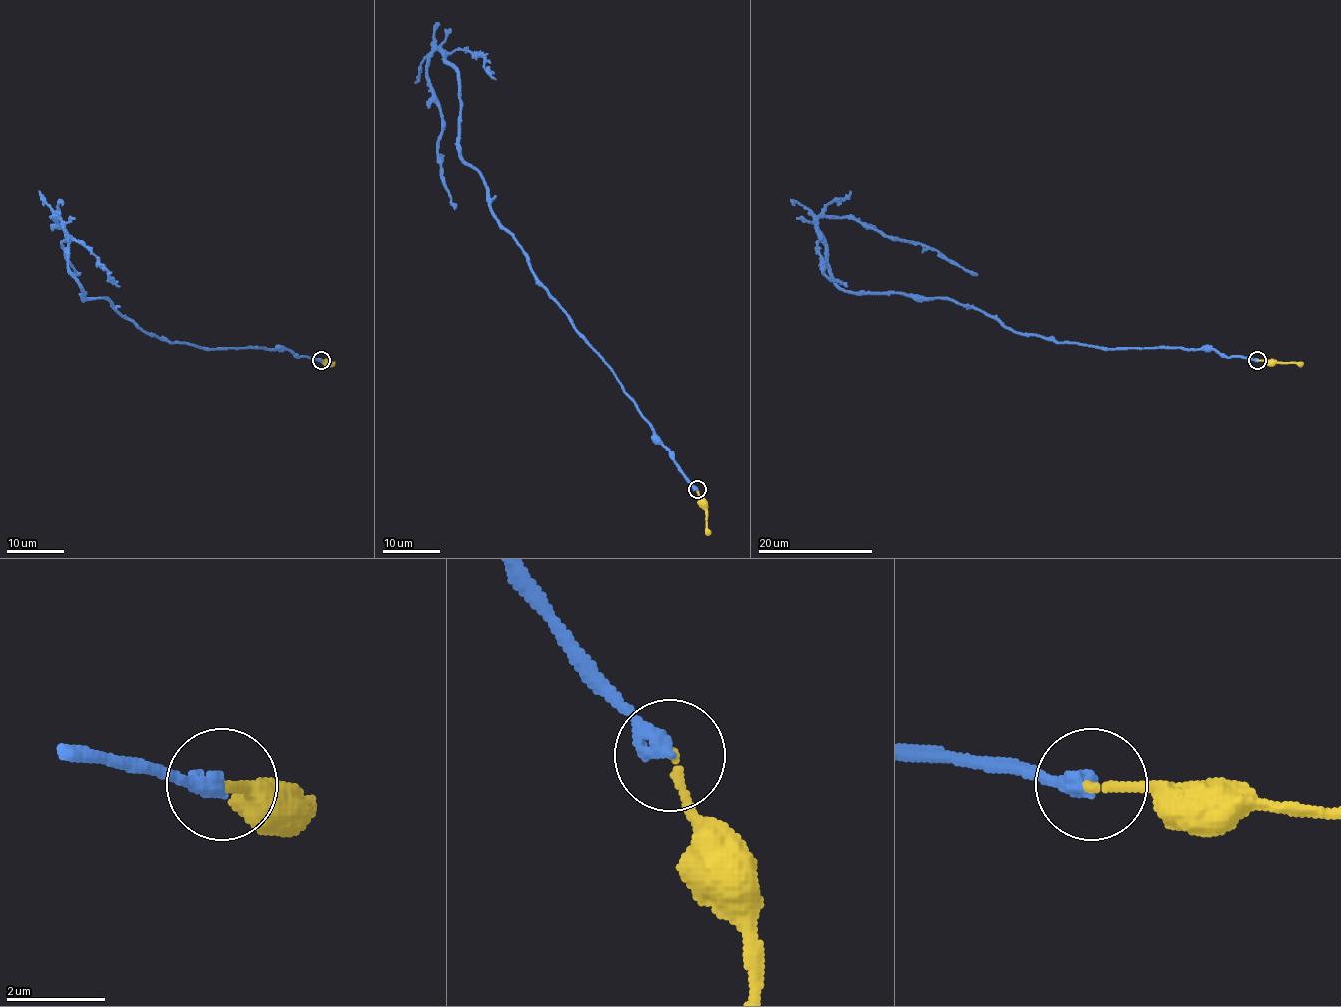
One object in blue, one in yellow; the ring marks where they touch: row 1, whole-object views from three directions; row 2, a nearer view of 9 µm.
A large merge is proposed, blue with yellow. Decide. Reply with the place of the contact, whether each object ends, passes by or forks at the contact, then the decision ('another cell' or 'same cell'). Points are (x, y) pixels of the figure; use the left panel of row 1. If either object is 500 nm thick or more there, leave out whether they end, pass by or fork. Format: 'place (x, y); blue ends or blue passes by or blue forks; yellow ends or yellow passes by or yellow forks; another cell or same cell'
place (321, 360); blue ends; yellow ends; same cell

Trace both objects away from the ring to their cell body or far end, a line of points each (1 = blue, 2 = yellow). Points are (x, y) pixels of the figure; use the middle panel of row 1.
1: (697, 489), (492, 212), (458, 144), (460, 74), (435, 50), (427, 80), (455, 209)
2: (697, 489), (700, 505), (706, 511), (706, 532), (708, 535)

